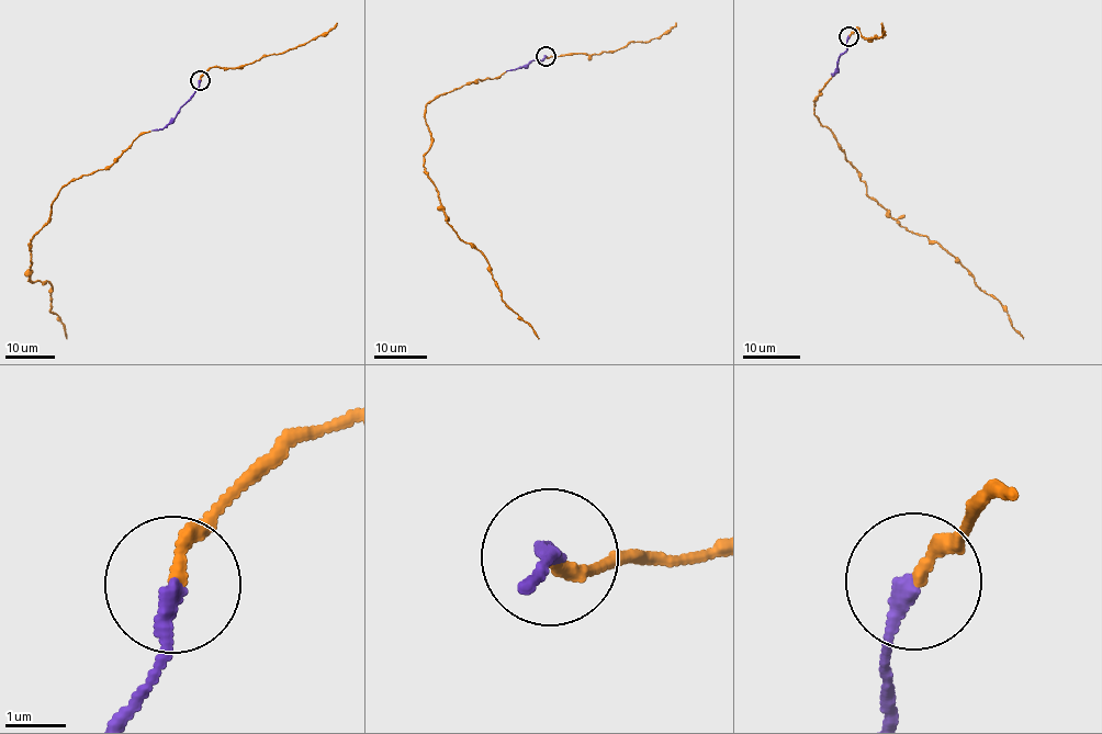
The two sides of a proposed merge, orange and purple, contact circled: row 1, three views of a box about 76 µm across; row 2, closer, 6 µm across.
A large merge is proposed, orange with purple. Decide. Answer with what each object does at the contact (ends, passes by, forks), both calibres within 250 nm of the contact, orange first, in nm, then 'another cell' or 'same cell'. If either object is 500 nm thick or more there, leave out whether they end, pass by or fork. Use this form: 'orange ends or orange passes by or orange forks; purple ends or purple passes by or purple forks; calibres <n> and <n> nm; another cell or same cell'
orange ends; purple ends; calibres 200 and 280 nm; same cell

